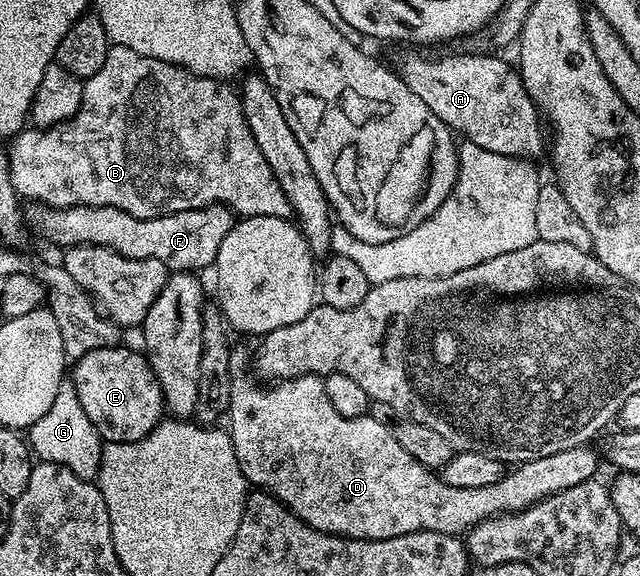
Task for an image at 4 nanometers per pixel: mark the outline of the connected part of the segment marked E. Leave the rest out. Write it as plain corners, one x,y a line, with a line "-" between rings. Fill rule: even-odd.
123,345
86,352
74,359
69,370
77,400
81,402
81,408
85,408
85,416
89,416
93,428
99,430
104,443
141,440
165,418
161,384
157,384
157,376
153,376
147,355

